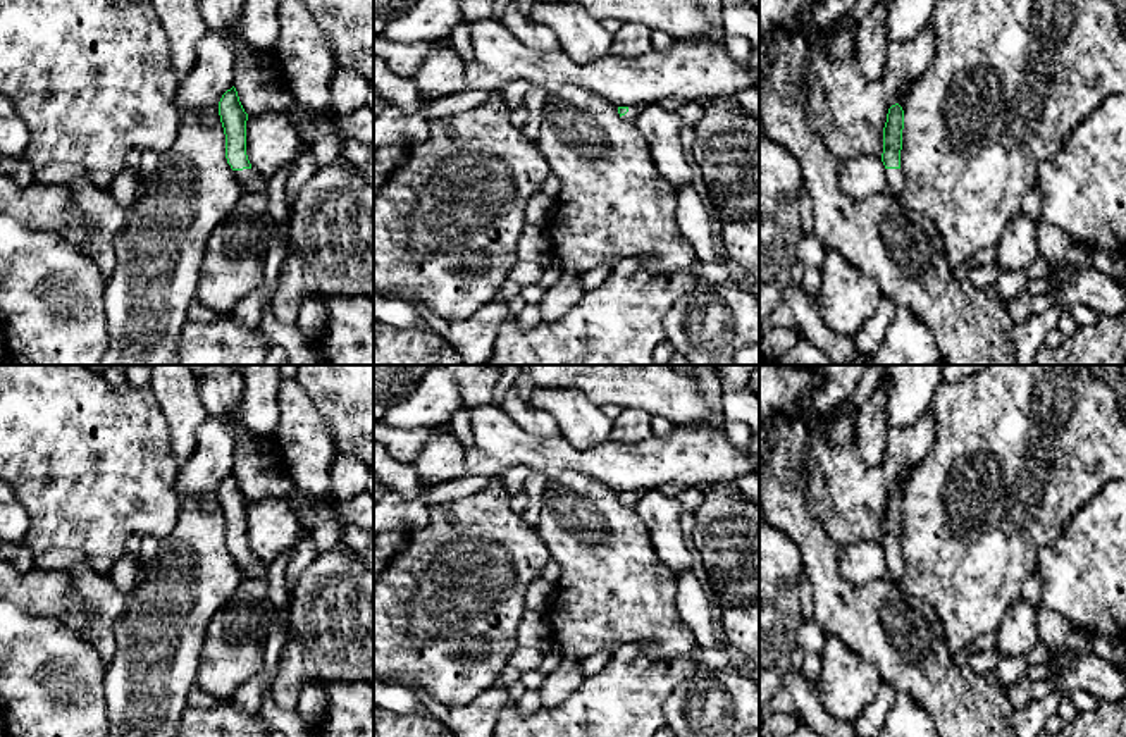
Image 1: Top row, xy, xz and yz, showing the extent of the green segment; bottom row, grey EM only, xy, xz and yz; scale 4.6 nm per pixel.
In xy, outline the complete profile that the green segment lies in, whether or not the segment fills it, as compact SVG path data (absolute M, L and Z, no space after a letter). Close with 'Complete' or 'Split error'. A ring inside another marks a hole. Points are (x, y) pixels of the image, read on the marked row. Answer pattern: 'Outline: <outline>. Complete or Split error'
Outline: M232 86L219 102L219 115L226 134L226 158L243 189L243 193L260 195L267 198L267 183L251 167L246 155L246 121L238 91Z. Split error

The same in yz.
Outline: M899 103L892 105L883 127L882 162L887 169L887 193L899 196L904 189L904 174L900 169L904 110Z. Split error

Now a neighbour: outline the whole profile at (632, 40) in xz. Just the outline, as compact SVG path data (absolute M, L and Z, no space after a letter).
M627 21L613 34L613 43L609 53L620 57L640 57L653 50L651 46L651 29L644 24Z

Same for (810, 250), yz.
M802 232L797 250L795 262L804 263L806 267L820 269L825 262L826 246L818 239L816 234Z

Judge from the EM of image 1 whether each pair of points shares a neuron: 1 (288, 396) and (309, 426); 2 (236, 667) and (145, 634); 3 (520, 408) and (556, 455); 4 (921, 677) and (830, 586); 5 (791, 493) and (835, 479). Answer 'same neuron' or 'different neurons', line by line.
1: same neuron
2: different neurons
3: different neurons
4: same neuron
5: different neurons

